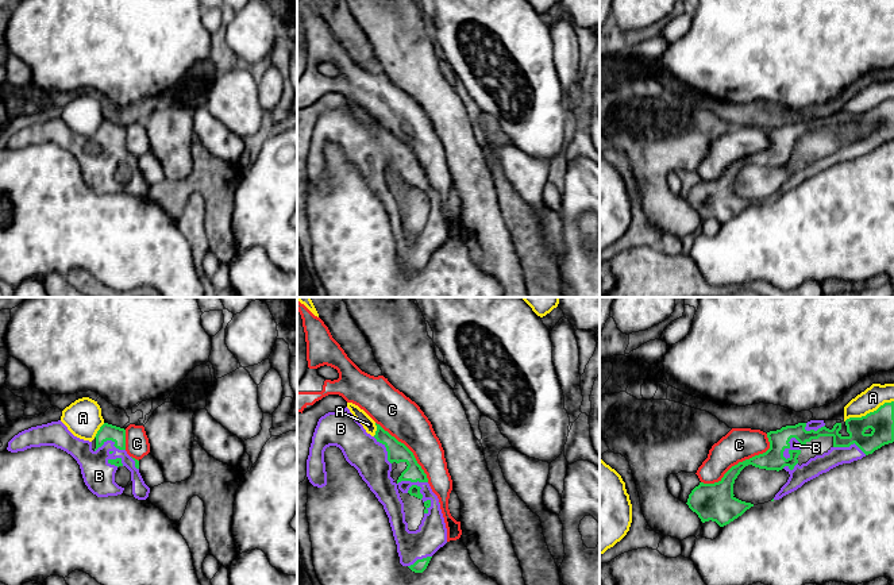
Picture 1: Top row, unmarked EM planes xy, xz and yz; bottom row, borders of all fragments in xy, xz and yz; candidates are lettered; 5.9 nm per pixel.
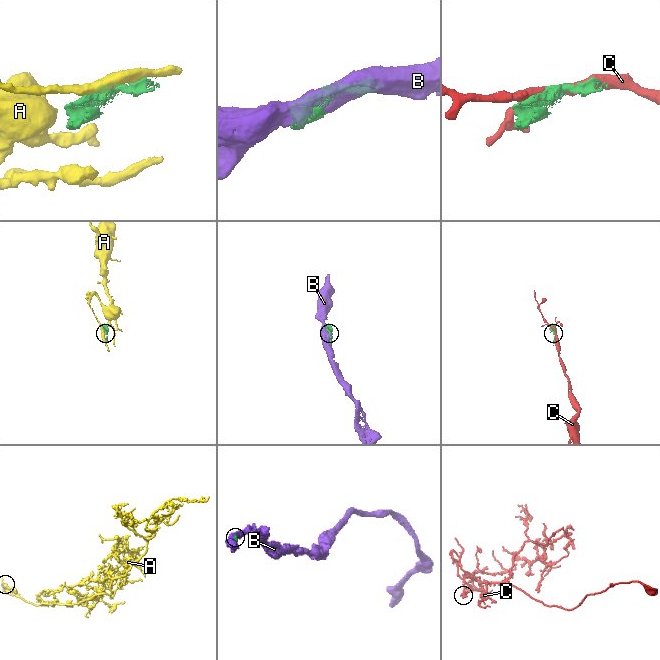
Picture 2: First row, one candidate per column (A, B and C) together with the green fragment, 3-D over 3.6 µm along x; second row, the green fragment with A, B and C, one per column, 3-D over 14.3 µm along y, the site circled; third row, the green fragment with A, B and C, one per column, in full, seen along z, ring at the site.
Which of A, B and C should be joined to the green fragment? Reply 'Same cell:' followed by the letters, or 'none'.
Same cell: B

